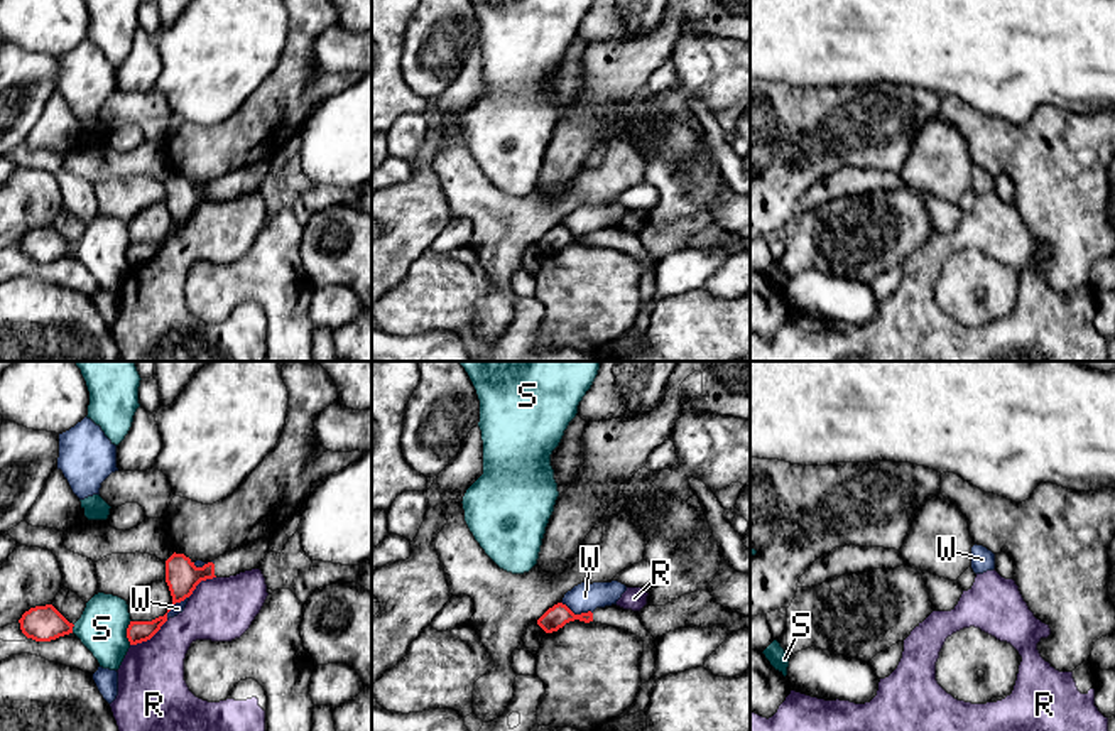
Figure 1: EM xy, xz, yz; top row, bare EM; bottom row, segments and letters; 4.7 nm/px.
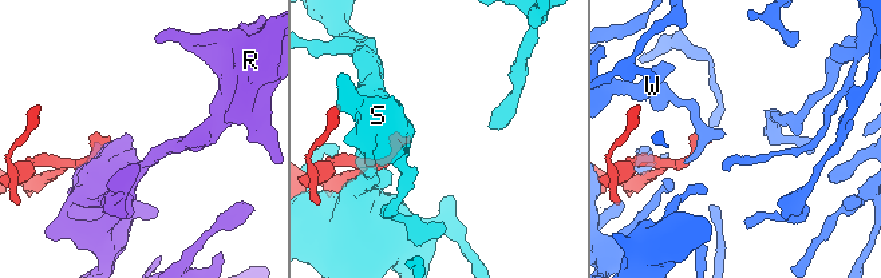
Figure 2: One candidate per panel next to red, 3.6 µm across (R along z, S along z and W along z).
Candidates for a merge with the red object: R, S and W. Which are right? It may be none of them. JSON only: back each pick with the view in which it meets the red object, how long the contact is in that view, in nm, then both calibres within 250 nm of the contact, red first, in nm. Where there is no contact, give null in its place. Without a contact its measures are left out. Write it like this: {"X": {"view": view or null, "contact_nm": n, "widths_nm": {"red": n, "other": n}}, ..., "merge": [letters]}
{"merge": []}

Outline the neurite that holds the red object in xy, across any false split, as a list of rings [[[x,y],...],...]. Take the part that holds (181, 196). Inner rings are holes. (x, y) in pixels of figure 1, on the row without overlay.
[[[258,160],[240,171],[233,171],[203,189],[196,189],[194,184],[184,176],[174,174],[166,182],[166,204],[172,218],[172,226],[167,235],[176,225],[189,219],[201,203],[230,199],[245,192],[260,191],[267,176],[267,160]]]

